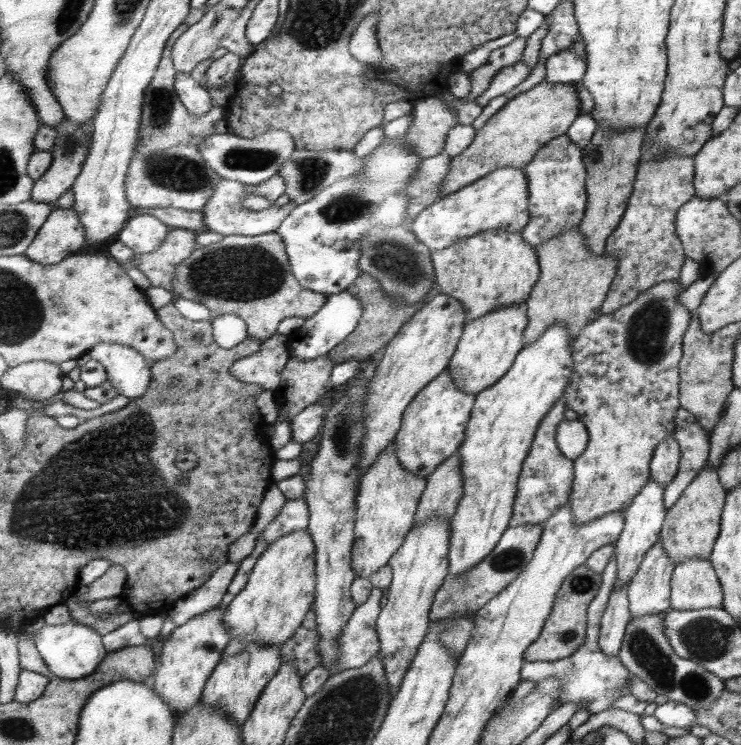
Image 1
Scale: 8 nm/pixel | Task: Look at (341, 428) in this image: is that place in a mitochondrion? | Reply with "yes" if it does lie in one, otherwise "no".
yes

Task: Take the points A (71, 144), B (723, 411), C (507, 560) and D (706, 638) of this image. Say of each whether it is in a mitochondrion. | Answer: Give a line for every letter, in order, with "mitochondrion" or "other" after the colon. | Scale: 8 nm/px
A: mitochondrion
B: other
C: mitochondrion
D: mitochondrion

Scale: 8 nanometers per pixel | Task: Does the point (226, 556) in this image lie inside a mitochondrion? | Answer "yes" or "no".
no

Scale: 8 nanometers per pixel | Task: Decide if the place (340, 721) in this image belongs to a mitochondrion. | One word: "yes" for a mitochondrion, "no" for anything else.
yes

